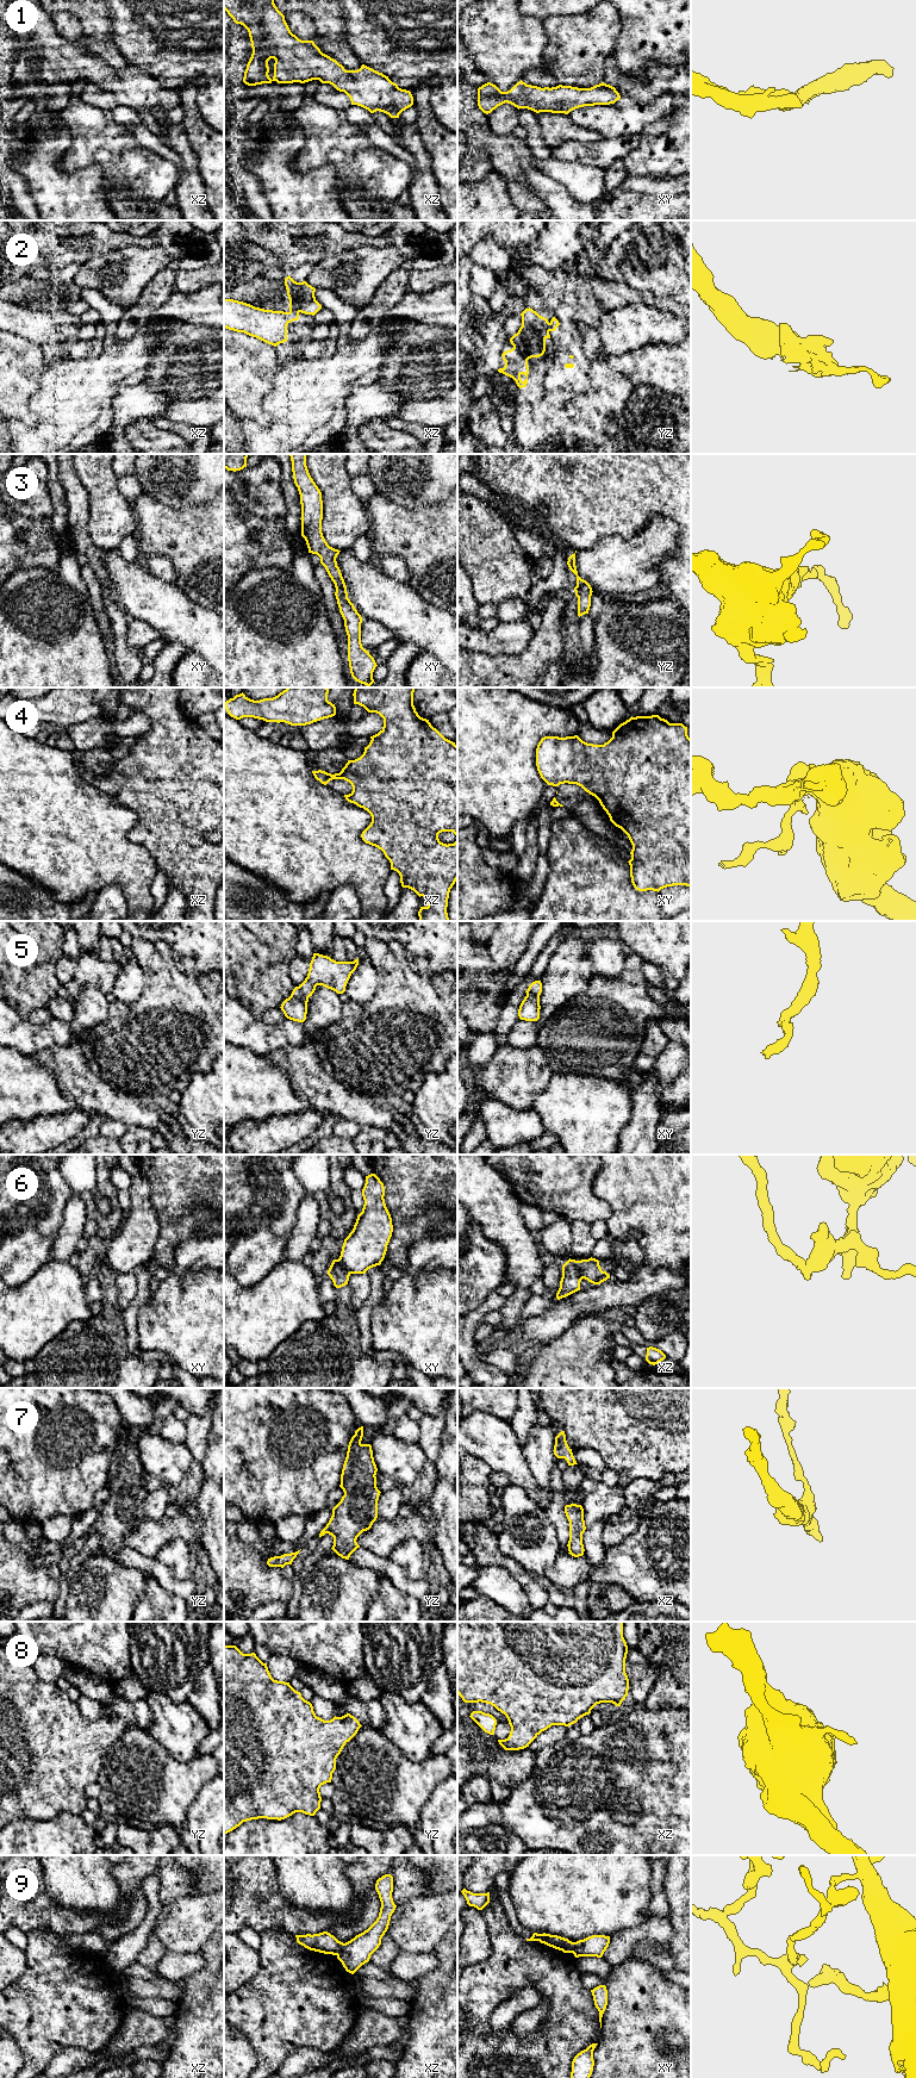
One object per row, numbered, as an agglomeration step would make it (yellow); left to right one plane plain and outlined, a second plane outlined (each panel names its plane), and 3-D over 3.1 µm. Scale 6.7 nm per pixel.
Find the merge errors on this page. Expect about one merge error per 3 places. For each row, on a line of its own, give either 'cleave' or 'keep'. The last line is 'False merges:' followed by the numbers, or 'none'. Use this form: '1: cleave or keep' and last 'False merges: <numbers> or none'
1: keep
2: cleave
3: keep
4: cleave
5: keep
6: cleave
7: keep
8: keep
9: cleave
False merges: 2, 4, 6, 9

